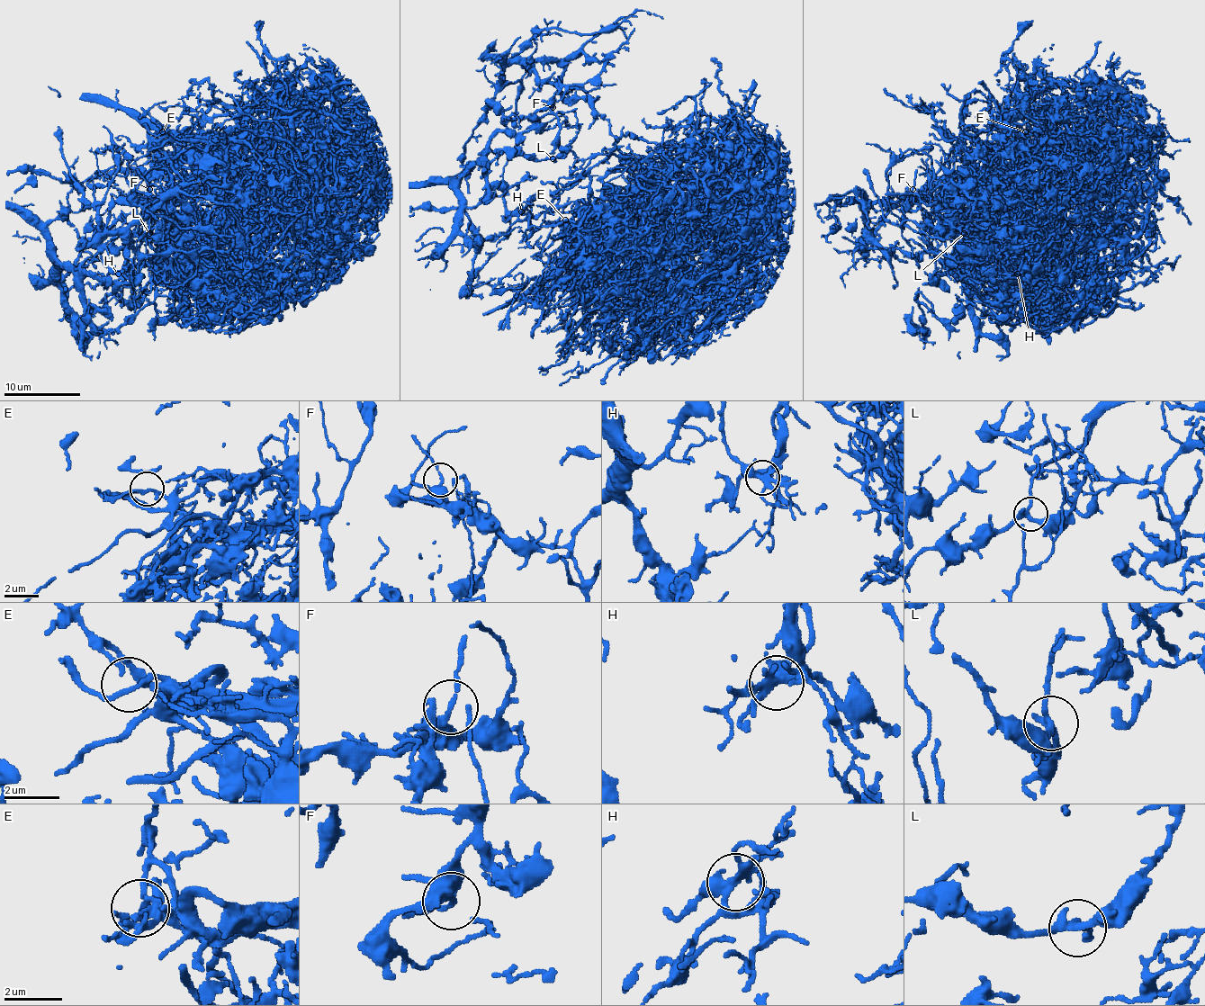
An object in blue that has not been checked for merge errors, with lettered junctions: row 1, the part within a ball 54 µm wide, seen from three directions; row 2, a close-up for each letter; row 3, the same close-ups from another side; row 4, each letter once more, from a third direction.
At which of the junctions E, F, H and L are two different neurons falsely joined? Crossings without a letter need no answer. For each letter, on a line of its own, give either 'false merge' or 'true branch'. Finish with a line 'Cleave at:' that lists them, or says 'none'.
E: true branch
F: true branch
H: false merge
L: true branch
Cleave at: H

